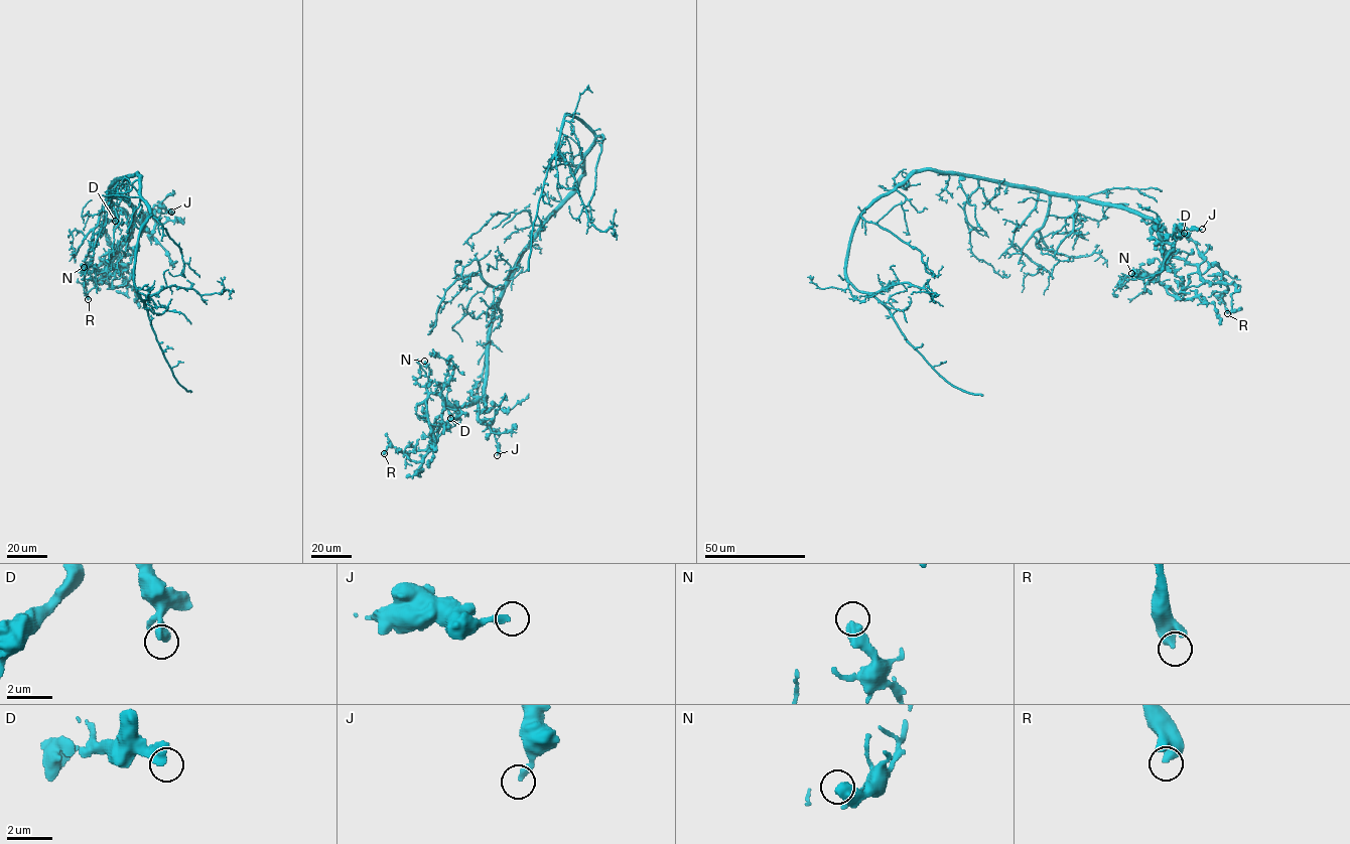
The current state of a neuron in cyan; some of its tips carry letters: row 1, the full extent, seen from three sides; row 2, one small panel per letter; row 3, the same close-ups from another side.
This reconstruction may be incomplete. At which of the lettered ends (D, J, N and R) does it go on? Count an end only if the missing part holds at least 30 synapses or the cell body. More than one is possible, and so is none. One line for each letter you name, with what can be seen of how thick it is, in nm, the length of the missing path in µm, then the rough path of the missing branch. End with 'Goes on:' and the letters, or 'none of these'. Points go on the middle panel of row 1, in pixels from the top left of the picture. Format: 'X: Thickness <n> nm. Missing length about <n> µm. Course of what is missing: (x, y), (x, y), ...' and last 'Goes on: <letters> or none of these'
Goes on: none of these

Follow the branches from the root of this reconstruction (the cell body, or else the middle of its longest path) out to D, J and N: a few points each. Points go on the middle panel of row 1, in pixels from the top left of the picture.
D: (549, 214), (495, 311), (483, 395), (445, 407), (432, 438), (442, 410), (447, 409), (450, 418)
J: (549, 214), (522, 255), (492, 321), (484, 394), (477, 413), (481, 421), (491, 423), (497, 455)
N: (549, 214), (522, 255), (495, 311), (483, 395), (461, 405), (449, 405), (427, 390), (429, 369), (424, 361)

